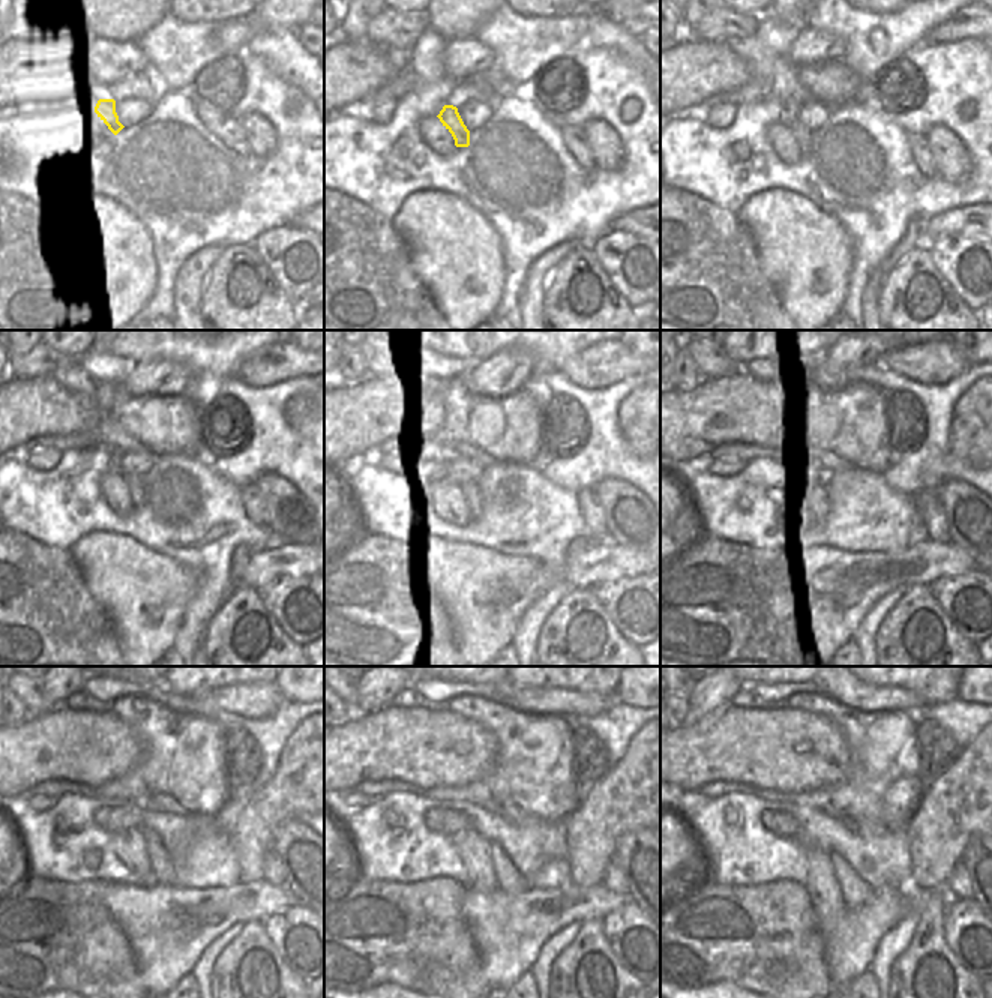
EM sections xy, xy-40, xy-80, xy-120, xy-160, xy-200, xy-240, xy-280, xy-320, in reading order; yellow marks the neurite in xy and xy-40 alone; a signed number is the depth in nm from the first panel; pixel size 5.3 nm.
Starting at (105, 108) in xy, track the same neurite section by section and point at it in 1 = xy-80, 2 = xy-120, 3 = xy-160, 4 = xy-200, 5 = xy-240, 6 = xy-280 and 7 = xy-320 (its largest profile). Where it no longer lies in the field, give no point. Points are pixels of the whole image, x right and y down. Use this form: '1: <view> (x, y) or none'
1: xy-80 (803, 137)
2: xy-120 (134, 480)
3: xy-160 (470, 488)
4: xy-200 (817, 500)
5: xy-240 (161, 862)
6: xy-280 (508, 877)
7: xy-320 (856, 892)

